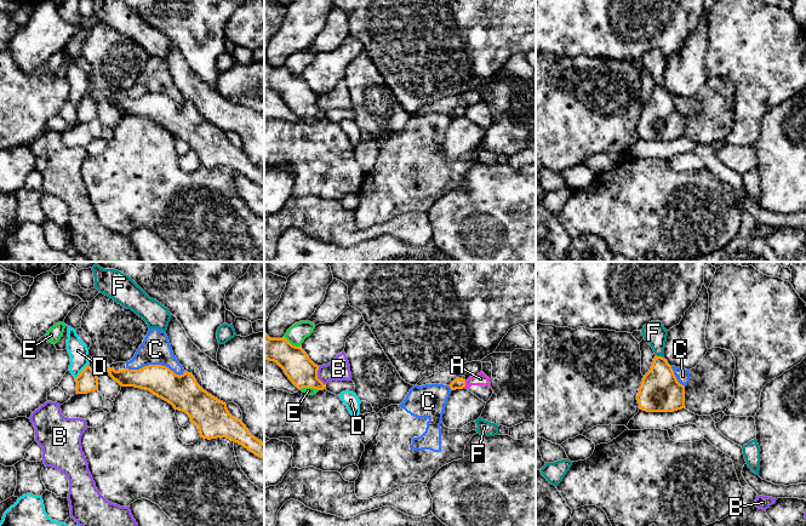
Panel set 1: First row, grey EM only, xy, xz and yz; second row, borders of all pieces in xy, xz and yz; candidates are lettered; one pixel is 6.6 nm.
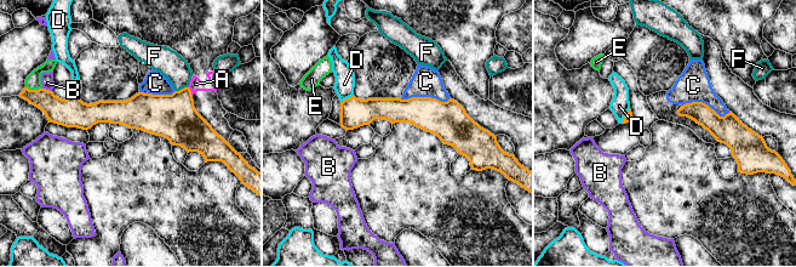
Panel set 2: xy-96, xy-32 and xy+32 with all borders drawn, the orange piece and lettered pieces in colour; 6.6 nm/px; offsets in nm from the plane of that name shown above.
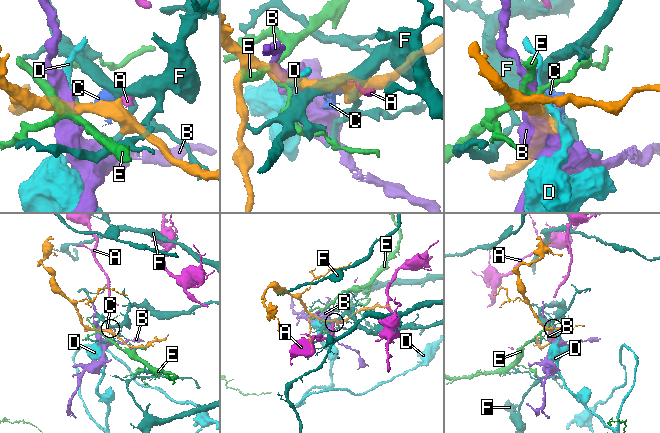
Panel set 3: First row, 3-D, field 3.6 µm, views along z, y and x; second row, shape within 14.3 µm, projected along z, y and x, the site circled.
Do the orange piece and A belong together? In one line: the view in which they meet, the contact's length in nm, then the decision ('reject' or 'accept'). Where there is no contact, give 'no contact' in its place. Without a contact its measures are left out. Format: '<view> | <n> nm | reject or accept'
xz | 50 nm | reject

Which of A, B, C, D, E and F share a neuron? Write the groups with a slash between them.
A / B / C / D / E / F

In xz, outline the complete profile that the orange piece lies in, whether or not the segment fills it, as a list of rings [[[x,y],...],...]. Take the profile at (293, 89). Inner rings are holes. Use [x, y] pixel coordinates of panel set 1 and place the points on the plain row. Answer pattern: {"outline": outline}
{"outline": [[[264,62],[264,88],[276,91],[298,118],[326,118],[326,113],[318,107],[319,95],[309,87],[302,74],[292,74],[285,65],[270,67]]]}

